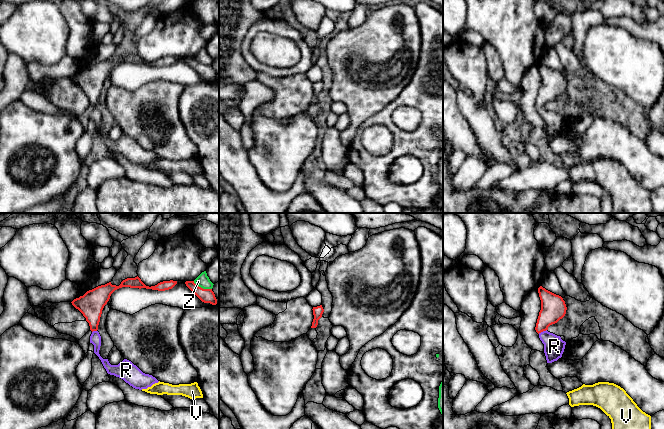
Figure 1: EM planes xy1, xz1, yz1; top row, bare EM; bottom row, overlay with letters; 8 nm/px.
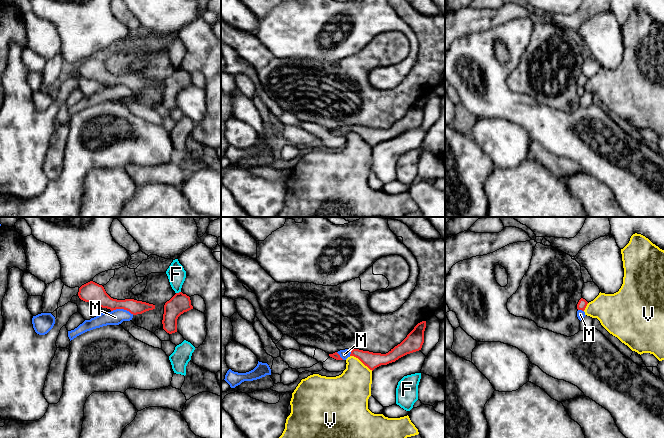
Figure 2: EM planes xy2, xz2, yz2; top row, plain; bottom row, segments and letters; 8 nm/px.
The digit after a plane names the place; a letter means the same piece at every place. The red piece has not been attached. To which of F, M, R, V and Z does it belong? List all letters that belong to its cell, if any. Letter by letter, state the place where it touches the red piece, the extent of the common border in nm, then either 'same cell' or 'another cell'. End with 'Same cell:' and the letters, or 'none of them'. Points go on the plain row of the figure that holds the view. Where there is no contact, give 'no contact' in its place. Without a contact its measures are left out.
F: xy2 (179, 68) | 40 nm | another cell
M: xy2 (122, 84) | 190 nm | another cell
R: yz1 (542, 107) | 80 nm | same cell
V: xz2 (361, 137) | 220 nm | another cell
Z: xy1 (202, 64) | 170 nm | another cell
Same cell: R

